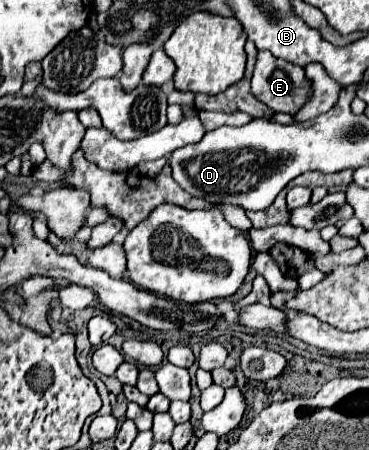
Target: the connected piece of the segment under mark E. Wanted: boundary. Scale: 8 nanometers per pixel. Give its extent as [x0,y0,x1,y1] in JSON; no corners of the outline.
[251,51,311,115]

